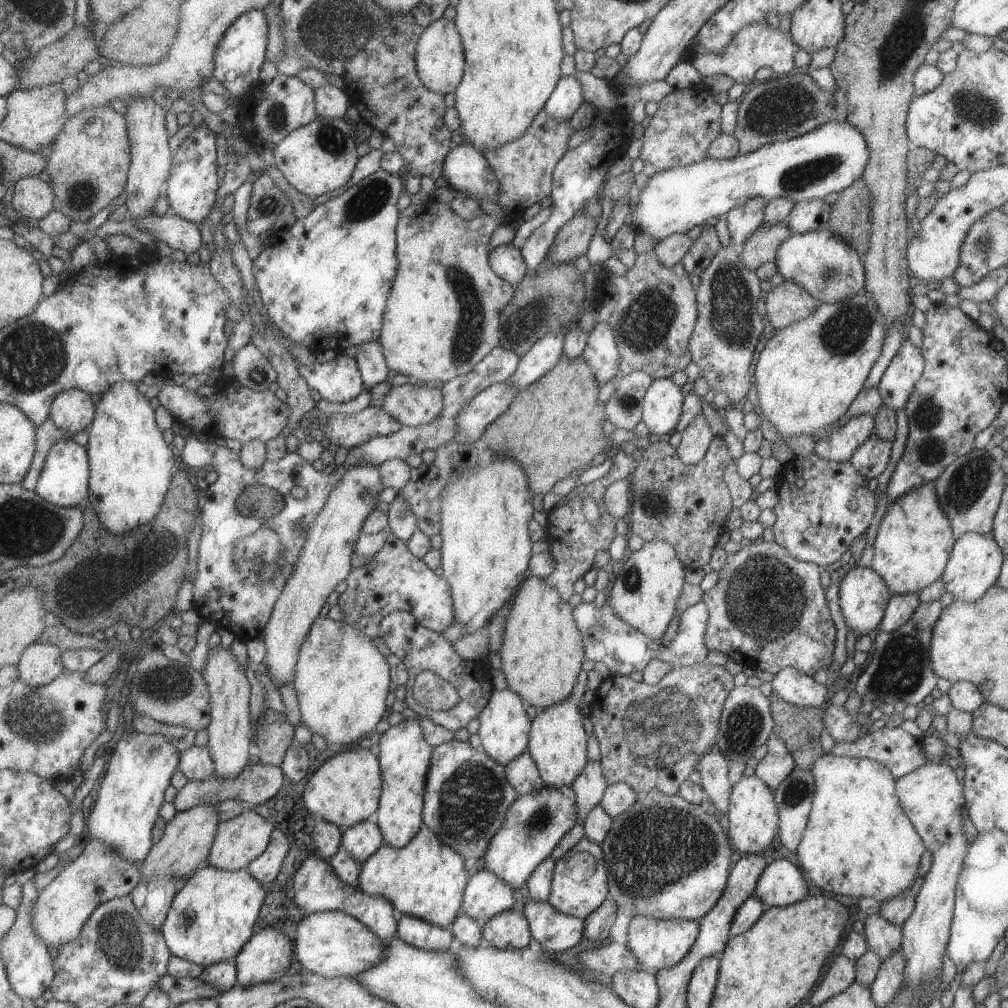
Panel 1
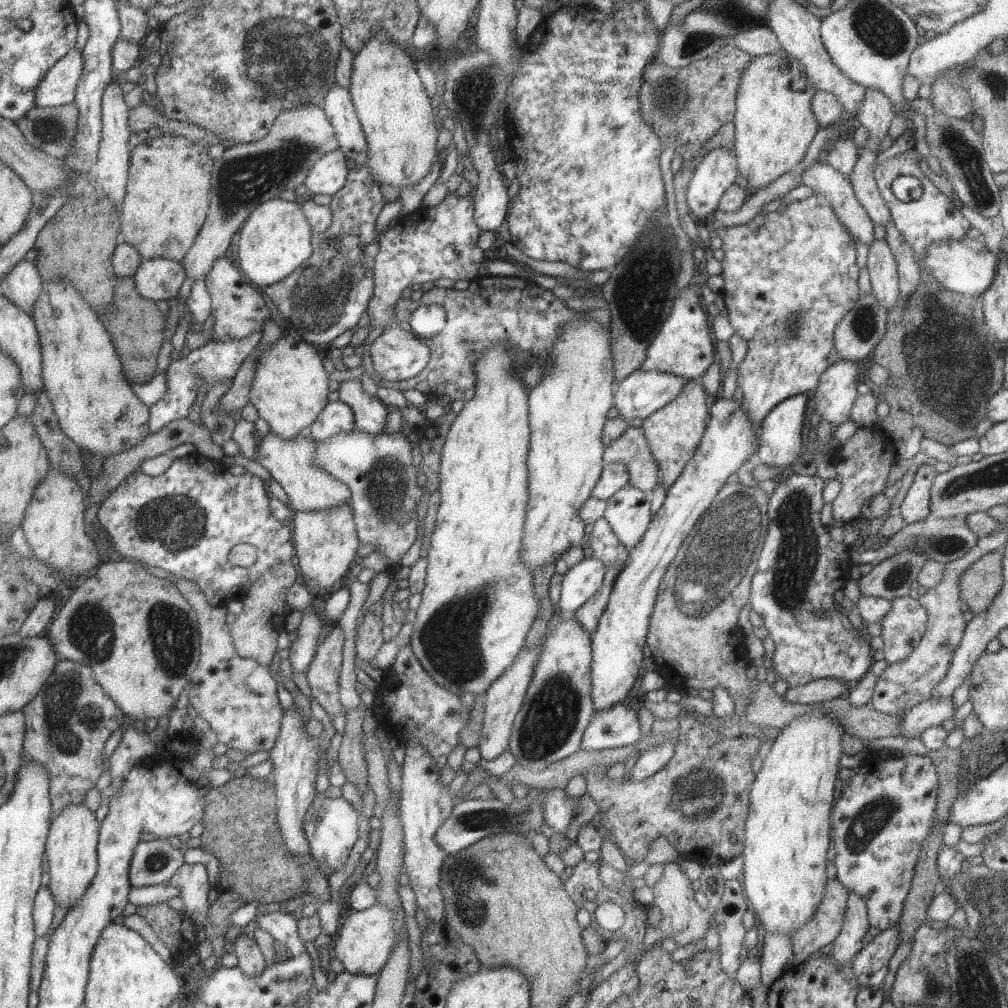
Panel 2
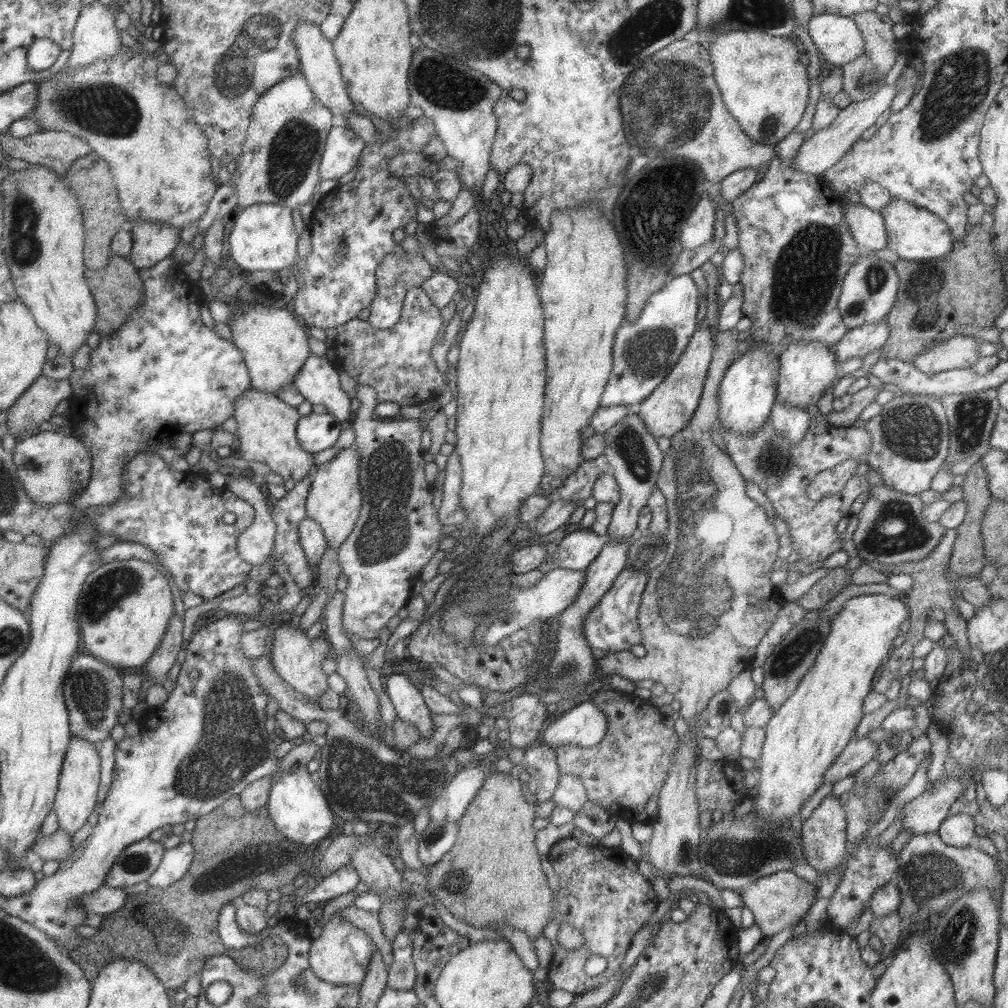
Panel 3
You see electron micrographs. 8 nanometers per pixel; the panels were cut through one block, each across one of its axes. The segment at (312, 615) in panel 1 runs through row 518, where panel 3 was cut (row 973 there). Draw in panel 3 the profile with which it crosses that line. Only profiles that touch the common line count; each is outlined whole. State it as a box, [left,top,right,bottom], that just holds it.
[308,910,372,985]

